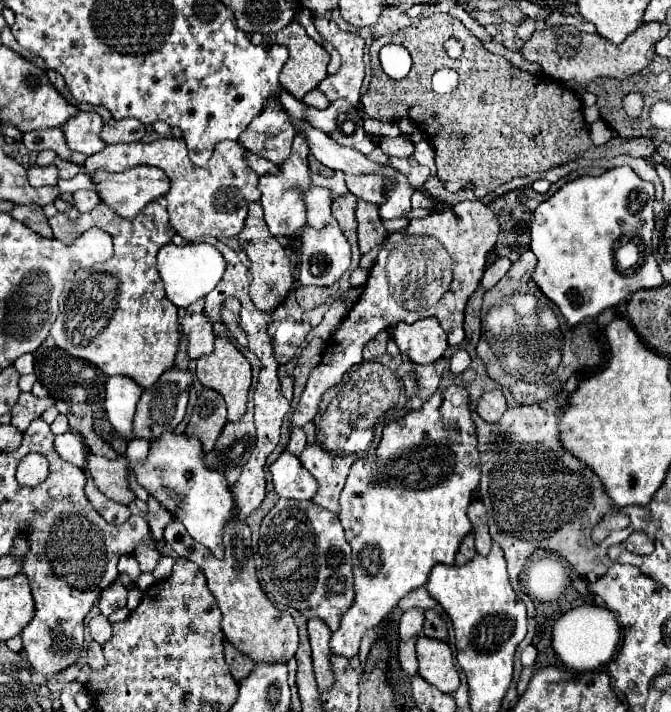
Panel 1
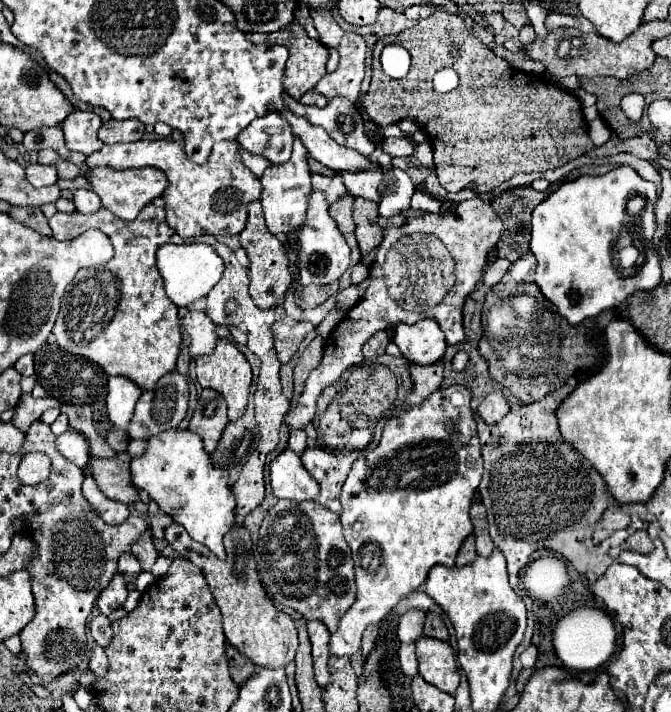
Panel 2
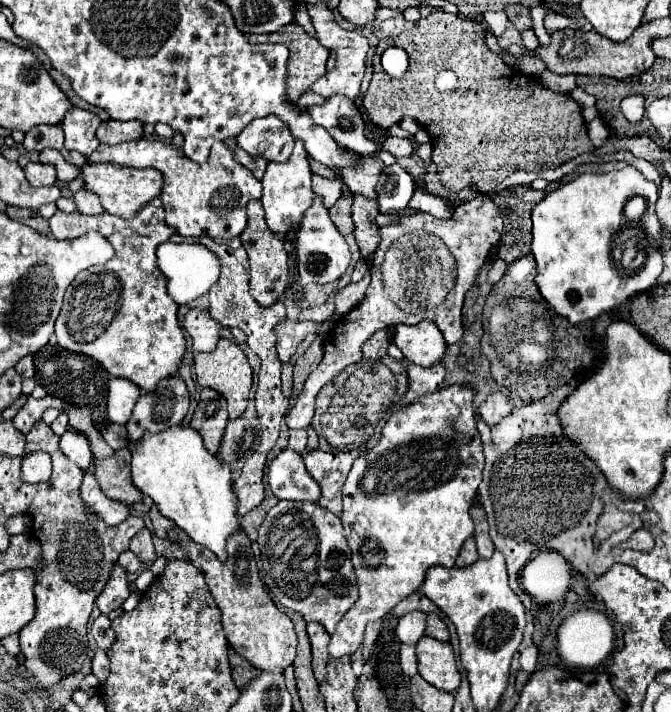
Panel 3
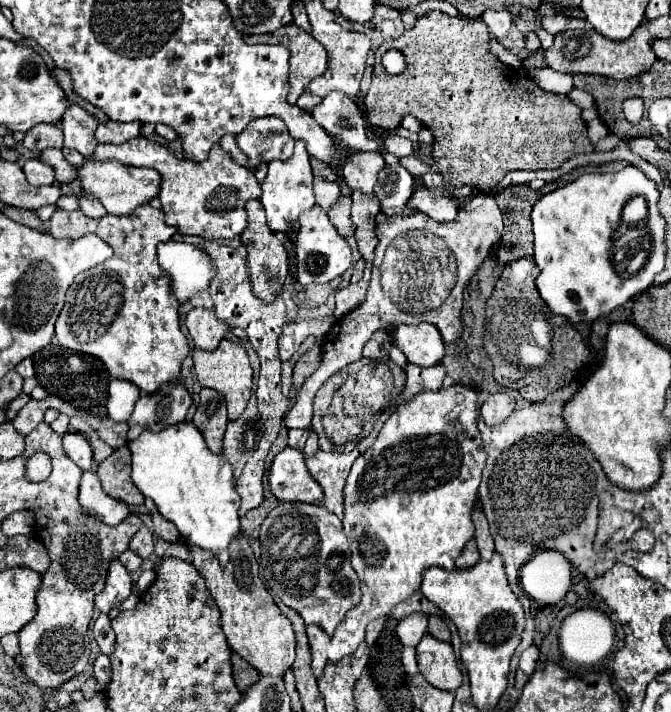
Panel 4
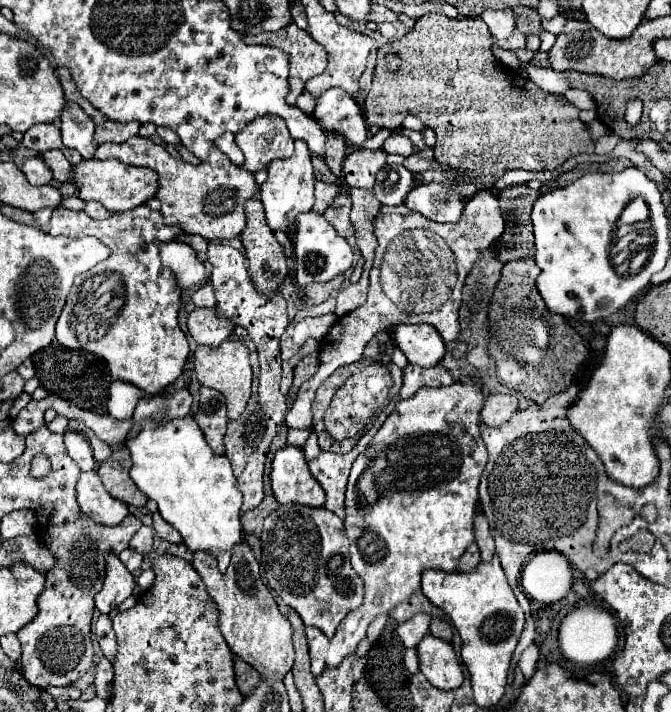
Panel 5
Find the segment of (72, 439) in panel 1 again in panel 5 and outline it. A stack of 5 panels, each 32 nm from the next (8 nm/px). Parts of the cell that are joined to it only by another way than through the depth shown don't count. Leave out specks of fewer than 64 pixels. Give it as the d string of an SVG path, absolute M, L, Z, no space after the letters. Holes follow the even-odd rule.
M66 432L64 434L64 446L68 456L82 468L82 470L94 470L96 468L96 460L92 456L92 448L88 444L88 440L84 436L80 436L78 432Z

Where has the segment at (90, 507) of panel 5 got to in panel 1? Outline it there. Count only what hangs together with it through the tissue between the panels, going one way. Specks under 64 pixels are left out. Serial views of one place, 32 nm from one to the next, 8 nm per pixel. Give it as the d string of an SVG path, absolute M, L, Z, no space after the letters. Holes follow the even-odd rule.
M92 480L86 482L86 496L94 504L94 508L102 514L102 518L110 524L124 524L130 518L130 508L106 498Z

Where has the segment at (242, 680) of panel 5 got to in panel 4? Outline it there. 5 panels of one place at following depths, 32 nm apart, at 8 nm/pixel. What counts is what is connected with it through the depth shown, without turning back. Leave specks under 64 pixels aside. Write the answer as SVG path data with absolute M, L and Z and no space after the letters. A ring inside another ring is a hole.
M232 652L232 672L234 672L234 682L240 692L248 688L248 684L254 684L260 674L256 668L252 668L244 658L240 658L236 652Z

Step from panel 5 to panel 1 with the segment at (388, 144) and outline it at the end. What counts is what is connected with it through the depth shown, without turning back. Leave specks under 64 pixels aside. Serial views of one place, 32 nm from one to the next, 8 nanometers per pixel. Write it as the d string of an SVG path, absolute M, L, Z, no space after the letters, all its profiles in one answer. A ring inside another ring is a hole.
M396 136L396 138L382 138L380 148L386 156L398 156L398 158L408 158L414 152L414 144L410 142L408 136Z

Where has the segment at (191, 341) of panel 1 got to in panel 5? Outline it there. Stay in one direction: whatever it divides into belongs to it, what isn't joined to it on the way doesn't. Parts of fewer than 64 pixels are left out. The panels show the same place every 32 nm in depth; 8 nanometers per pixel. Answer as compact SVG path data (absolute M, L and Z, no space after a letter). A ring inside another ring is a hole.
M196 308L188 314L188 332L198 346L216 348L232 334L232 324L218 316L214 308Z

